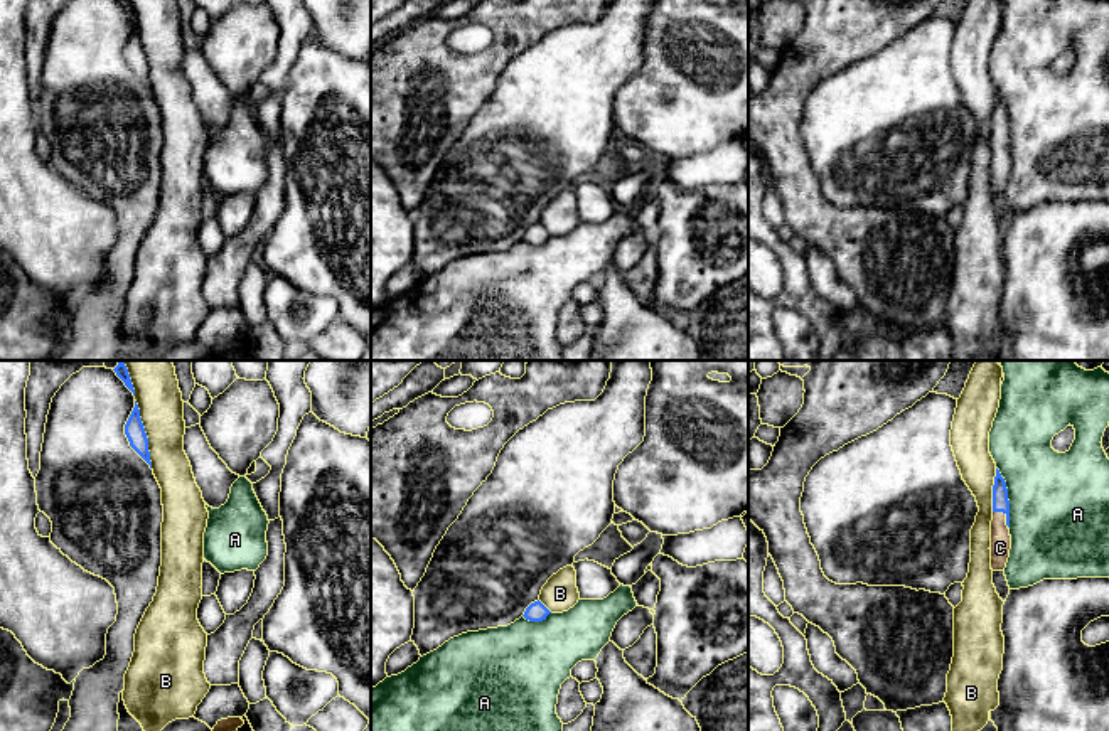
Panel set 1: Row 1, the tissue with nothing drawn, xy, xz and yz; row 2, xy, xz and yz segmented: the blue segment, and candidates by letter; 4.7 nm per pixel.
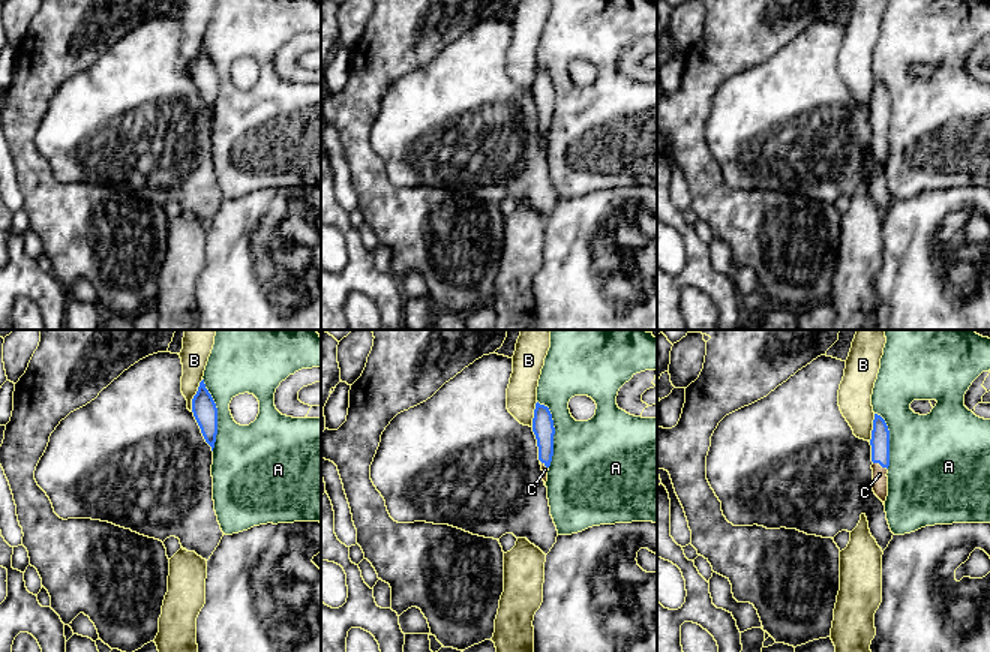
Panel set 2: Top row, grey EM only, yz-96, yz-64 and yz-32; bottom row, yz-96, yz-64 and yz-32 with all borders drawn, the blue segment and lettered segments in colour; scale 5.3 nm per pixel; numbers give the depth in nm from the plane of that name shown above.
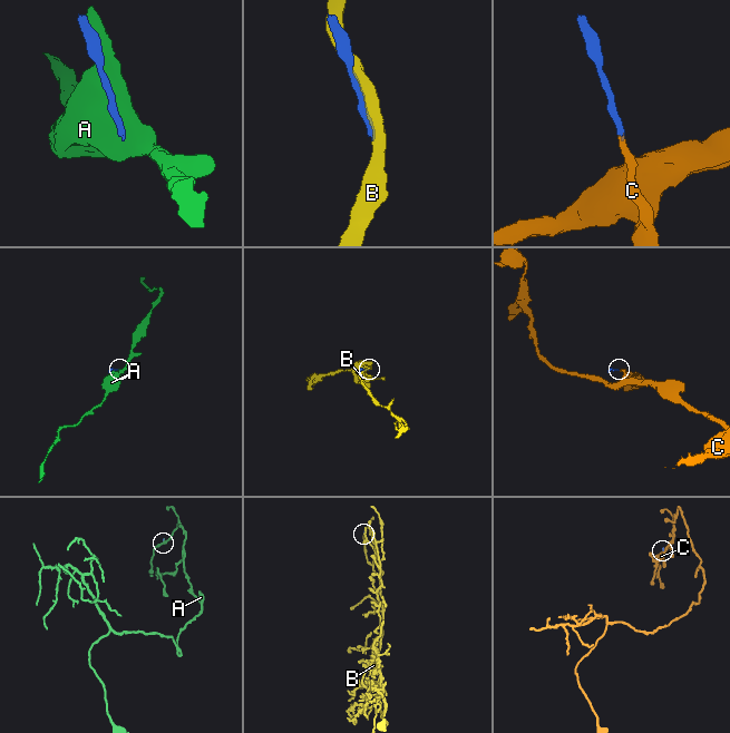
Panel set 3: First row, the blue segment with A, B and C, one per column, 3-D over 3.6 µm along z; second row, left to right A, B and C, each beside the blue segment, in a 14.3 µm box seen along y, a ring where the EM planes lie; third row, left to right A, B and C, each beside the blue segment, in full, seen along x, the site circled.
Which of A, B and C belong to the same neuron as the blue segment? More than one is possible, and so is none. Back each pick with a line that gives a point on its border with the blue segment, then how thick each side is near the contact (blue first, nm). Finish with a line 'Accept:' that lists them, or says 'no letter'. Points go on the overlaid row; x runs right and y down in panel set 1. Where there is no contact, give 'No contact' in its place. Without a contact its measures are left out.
C: Touches blue at yz (1007, 516). Thickness 80 nm (blue) against 100 nm
Accept: C

